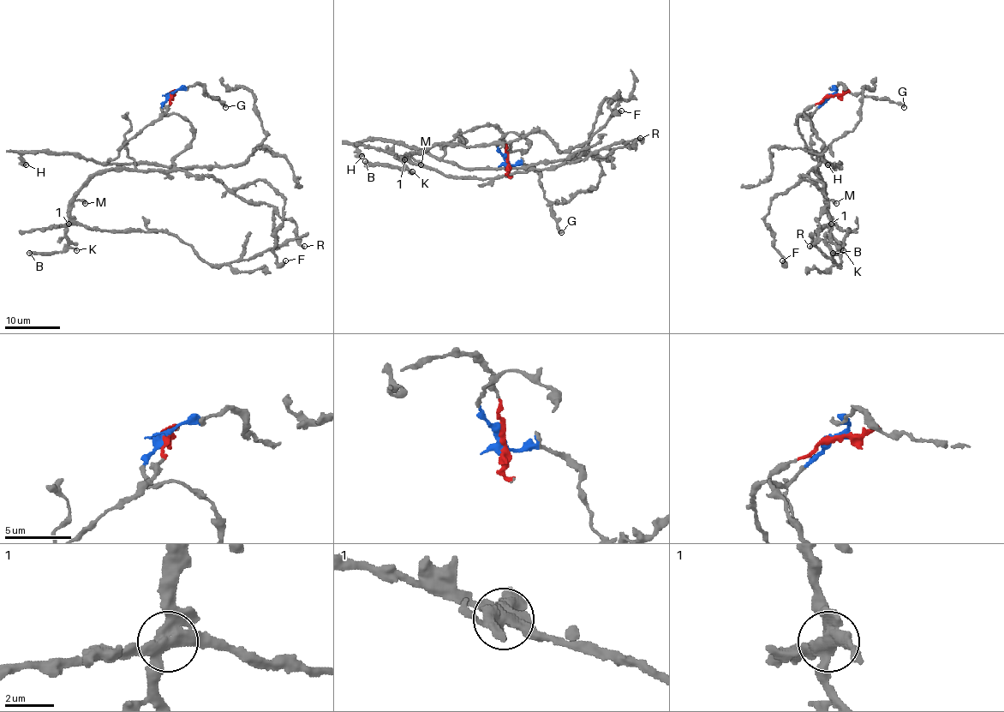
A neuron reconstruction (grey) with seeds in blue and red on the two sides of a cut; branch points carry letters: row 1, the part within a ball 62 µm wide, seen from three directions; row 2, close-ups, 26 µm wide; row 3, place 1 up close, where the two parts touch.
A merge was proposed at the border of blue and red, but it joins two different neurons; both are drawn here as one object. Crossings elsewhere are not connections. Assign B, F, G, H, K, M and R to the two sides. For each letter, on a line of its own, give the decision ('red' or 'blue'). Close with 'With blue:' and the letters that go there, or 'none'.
B: blue
F: blue
G: blue
H: red
K: blue
M: blue
R: blue
With blue: B, F, G, K, M, R

